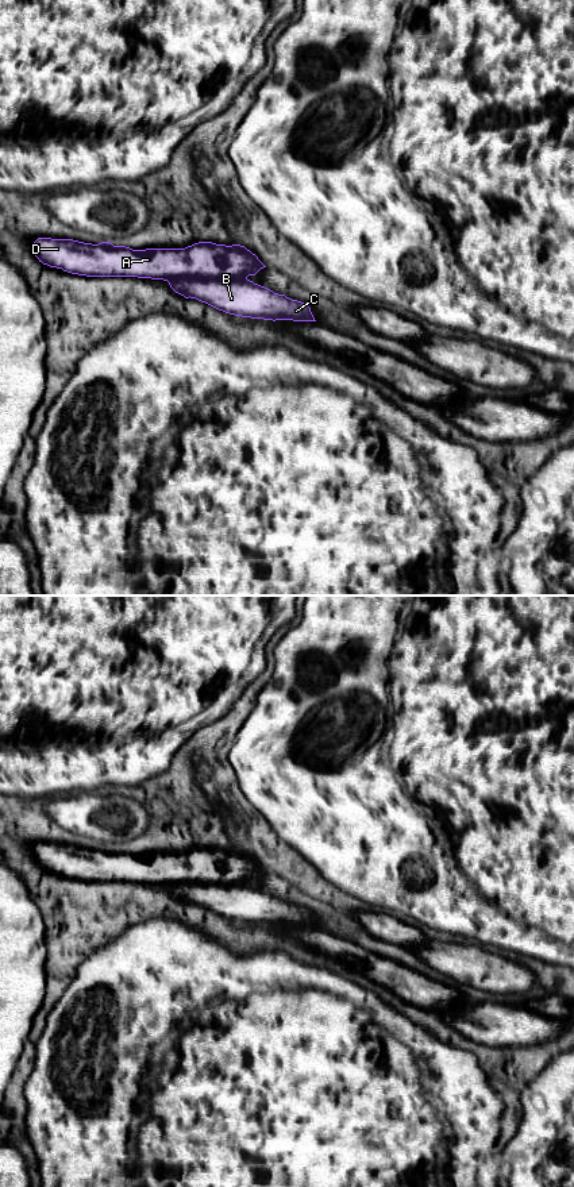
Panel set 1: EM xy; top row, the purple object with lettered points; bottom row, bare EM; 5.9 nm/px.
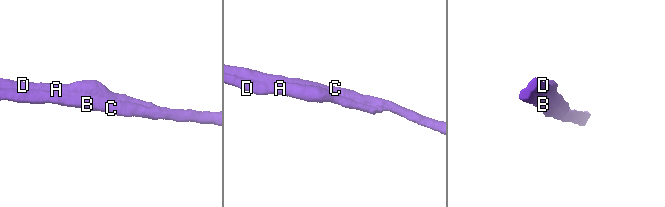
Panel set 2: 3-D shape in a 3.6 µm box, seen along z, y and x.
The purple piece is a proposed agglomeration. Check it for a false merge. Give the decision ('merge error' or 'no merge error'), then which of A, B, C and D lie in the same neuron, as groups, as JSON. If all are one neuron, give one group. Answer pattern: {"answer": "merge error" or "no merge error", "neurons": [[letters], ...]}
{"answer": "merge error", "neurons": [["A", "D"], ["B", "C"]]}

